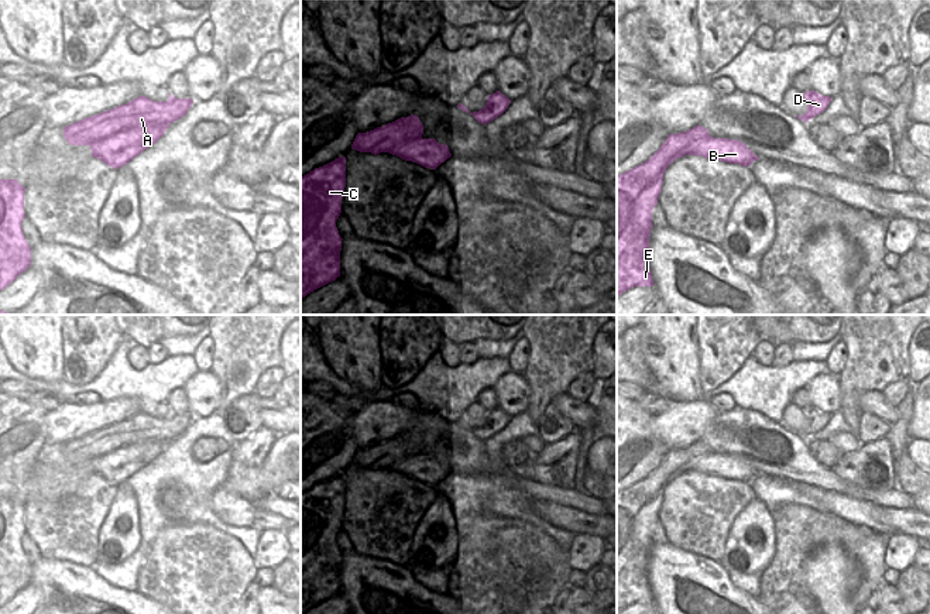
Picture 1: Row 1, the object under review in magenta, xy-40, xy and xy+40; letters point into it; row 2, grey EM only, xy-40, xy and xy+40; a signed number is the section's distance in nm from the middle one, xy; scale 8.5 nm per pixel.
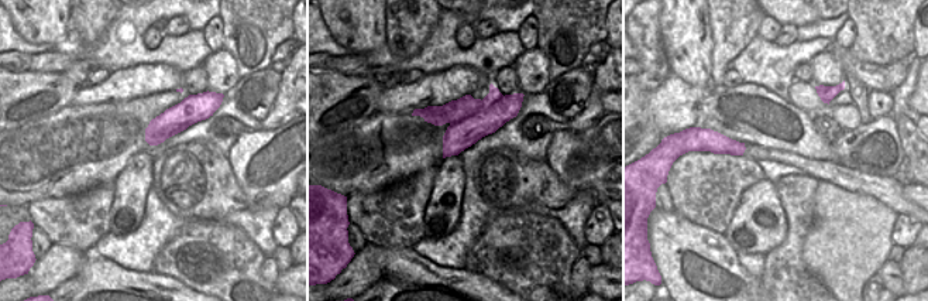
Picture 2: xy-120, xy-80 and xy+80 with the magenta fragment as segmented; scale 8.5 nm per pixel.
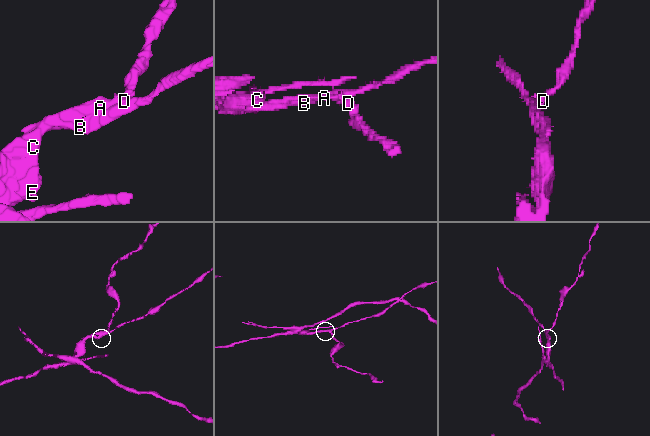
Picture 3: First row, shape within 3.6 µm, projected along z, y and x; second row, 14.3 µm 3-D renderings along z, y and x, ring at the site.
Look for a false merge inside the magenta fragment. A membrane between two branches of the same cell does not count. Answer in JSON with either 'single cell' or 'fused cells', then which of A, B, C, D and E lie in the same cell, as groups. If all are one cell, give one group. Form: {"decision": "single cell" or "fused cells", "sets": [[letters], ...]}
{"decision": "fused cells", "sets": [["A", "C", "D", "E"], ["B"]]}

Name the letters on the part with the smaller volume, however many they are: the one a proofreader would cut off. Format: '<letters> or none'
B

